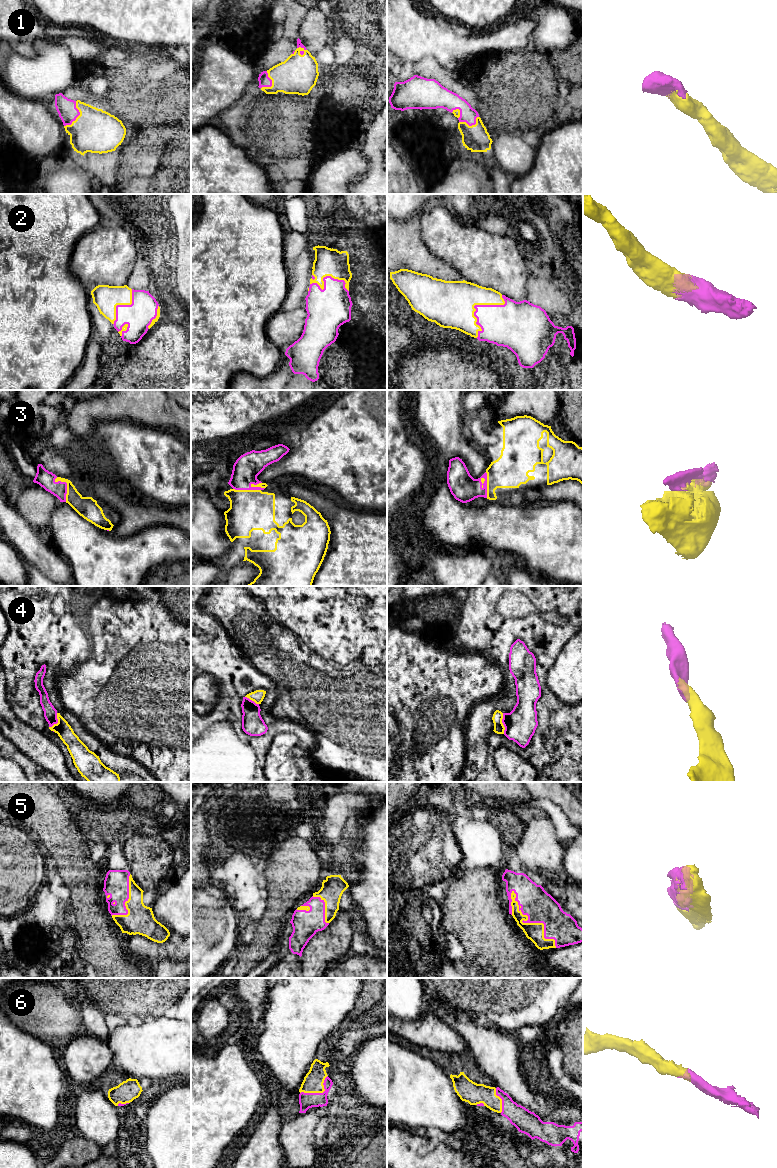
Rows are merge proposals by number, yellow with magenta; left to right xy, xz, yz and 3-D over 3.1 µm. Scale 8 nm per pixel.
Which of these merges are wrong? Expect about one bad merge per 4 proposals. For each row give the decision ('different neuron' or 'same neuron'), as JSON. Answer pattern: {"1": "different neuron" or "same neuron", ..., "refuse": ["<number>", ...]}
{"1": "same neuron", "2": "same neuron", "3": "same neuron", "4": "same neuron", "5": "same neuron", "6": "same neuron", "refuse": []}

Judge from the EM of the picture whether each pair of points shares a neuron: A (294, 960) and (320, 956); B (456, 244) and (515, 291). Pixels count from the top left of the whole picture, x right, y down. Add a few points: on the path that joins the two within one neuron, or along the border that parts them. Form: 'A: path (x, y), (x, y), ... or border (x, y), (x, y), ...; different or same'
A: border (301, 957), (301, 963), (298, 966); different
B: path (471, 251), (482, 258), (500, 276); same

